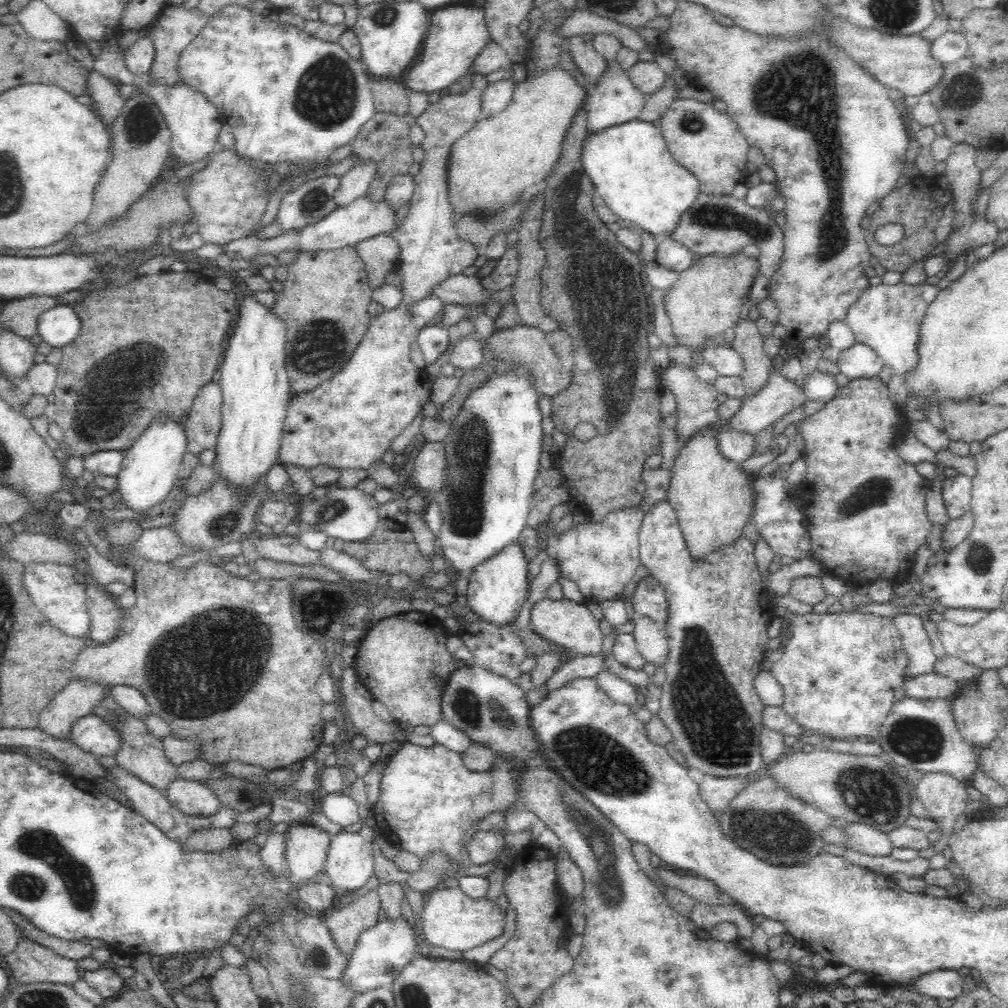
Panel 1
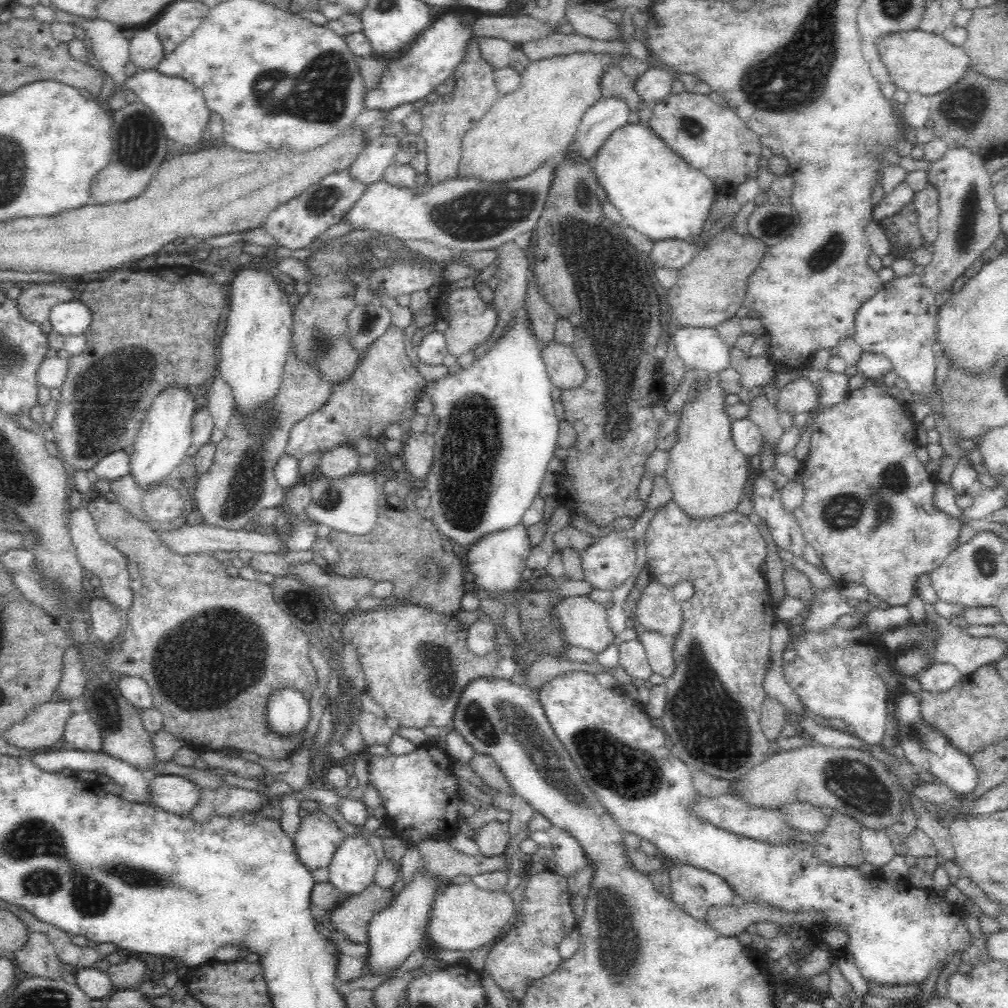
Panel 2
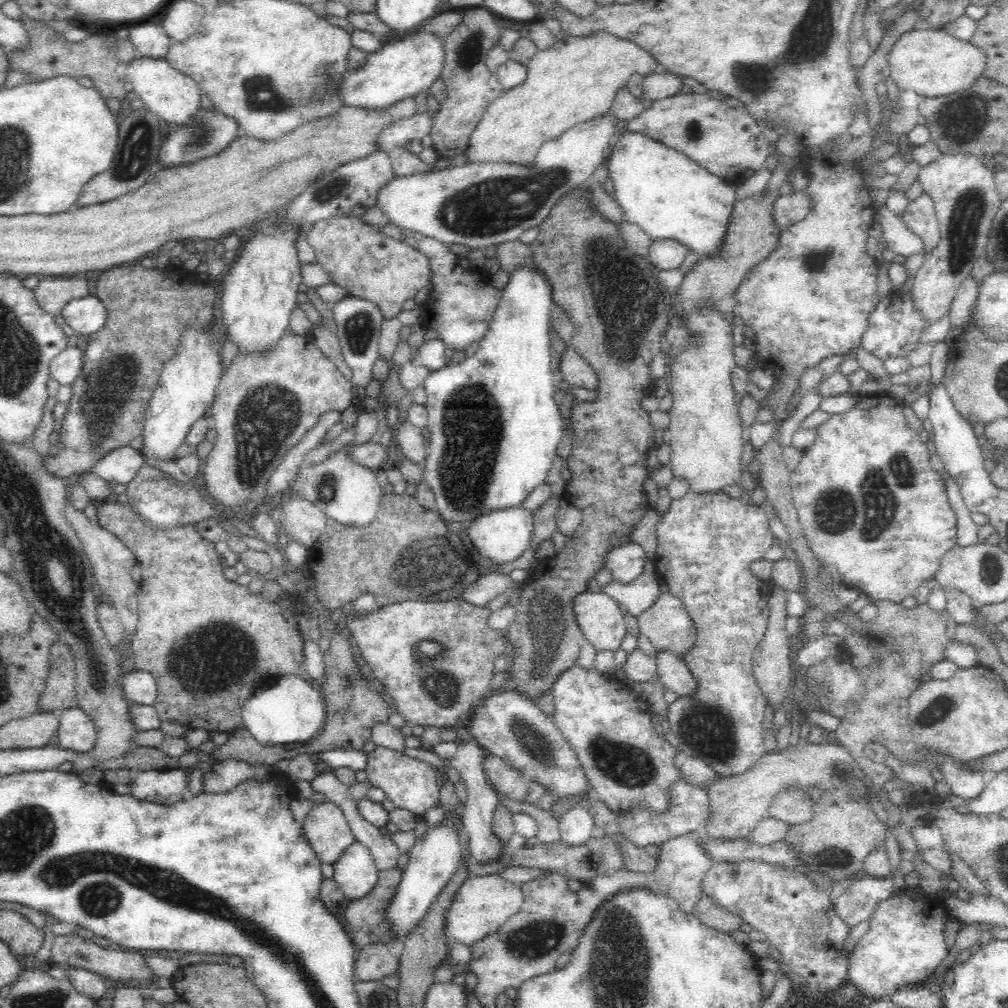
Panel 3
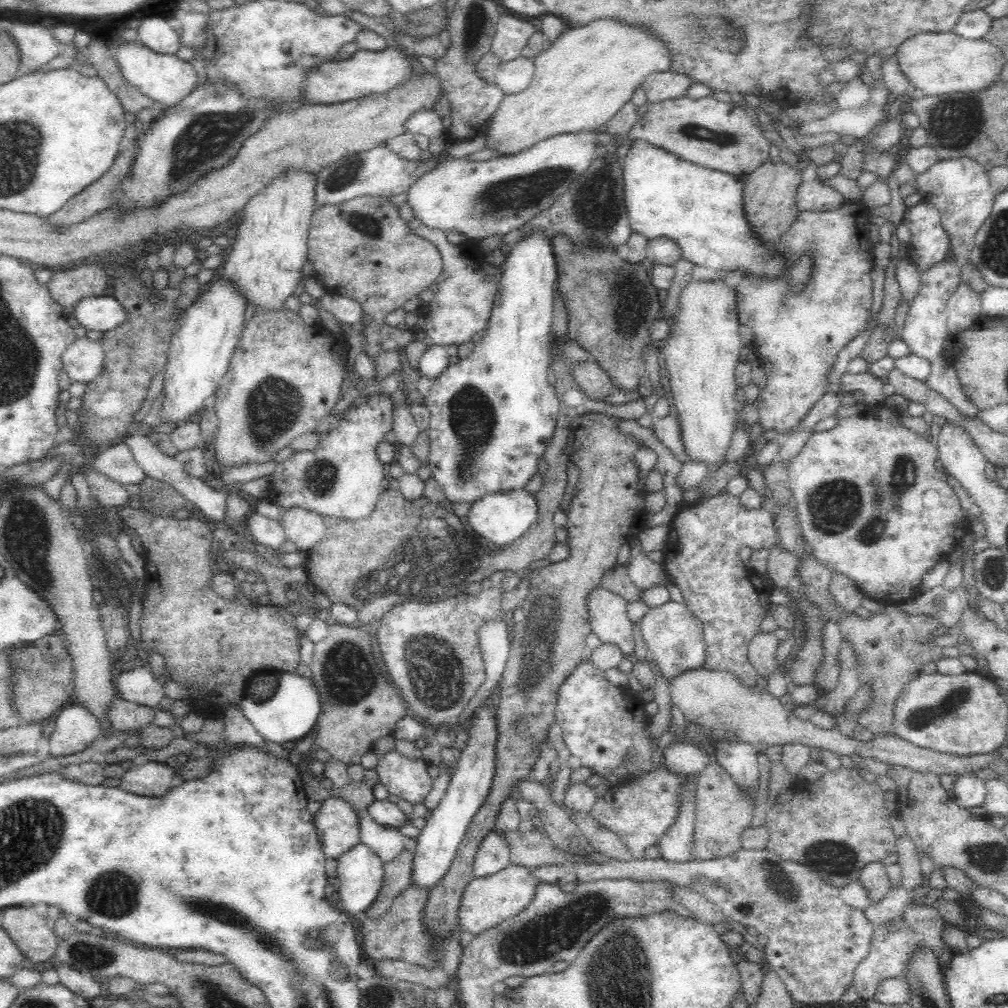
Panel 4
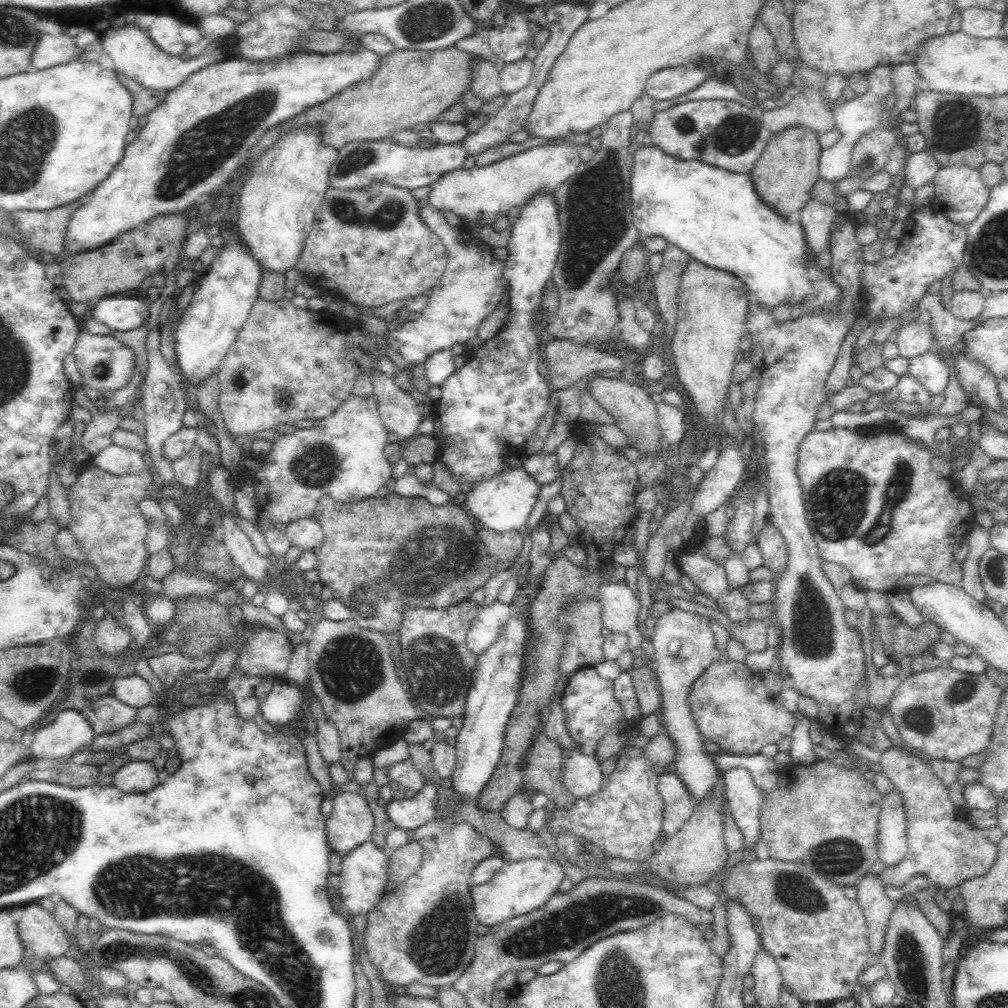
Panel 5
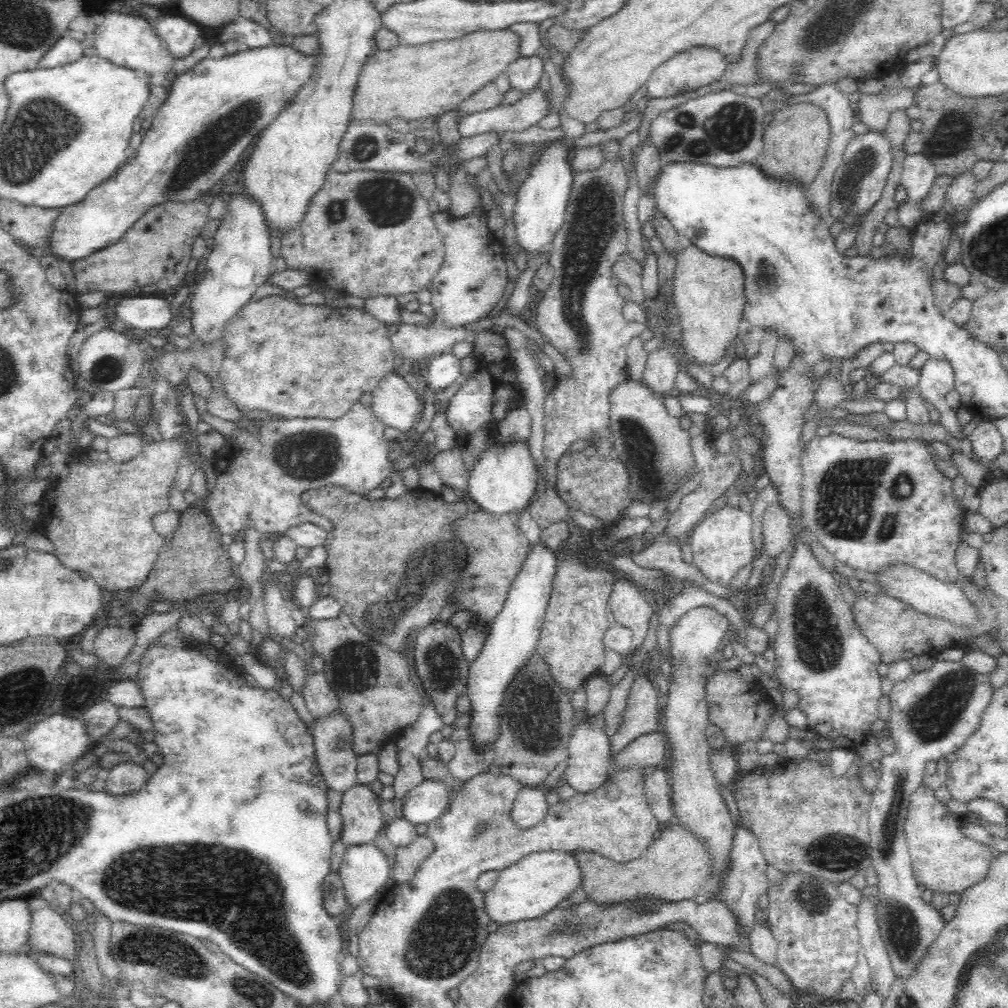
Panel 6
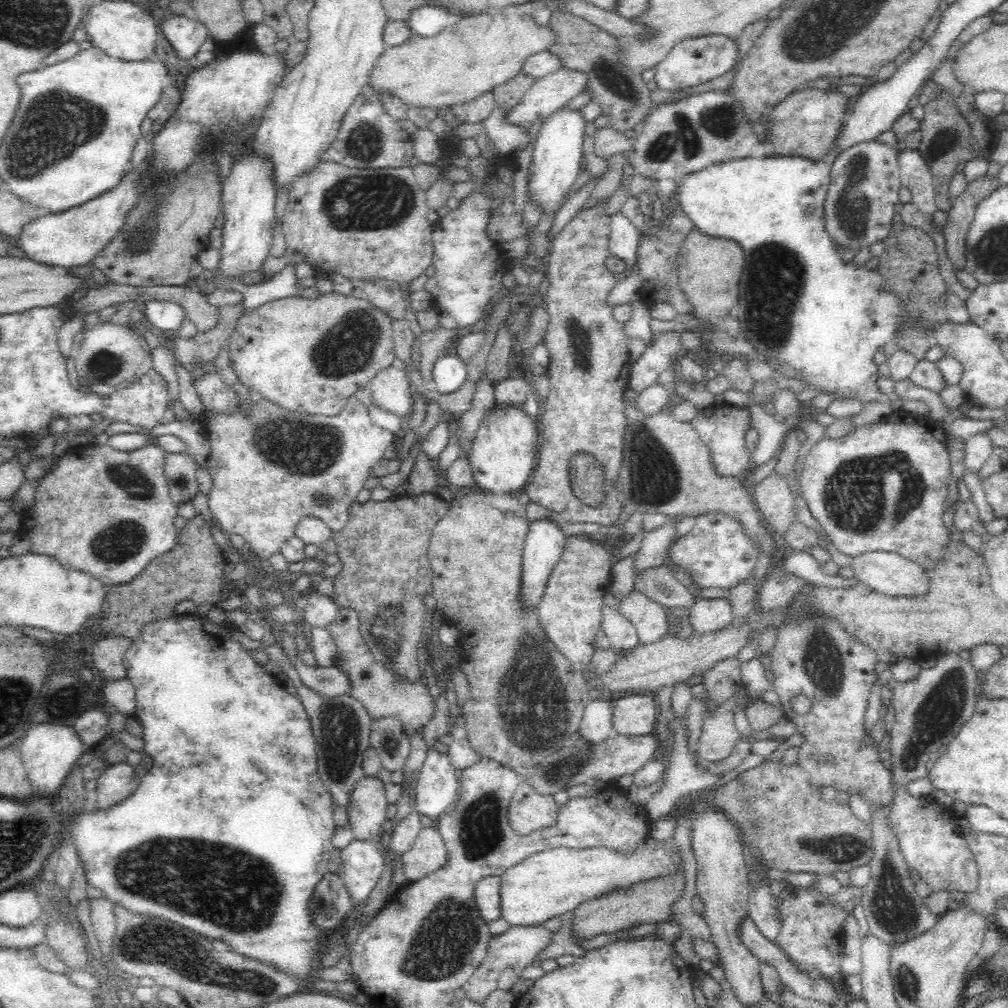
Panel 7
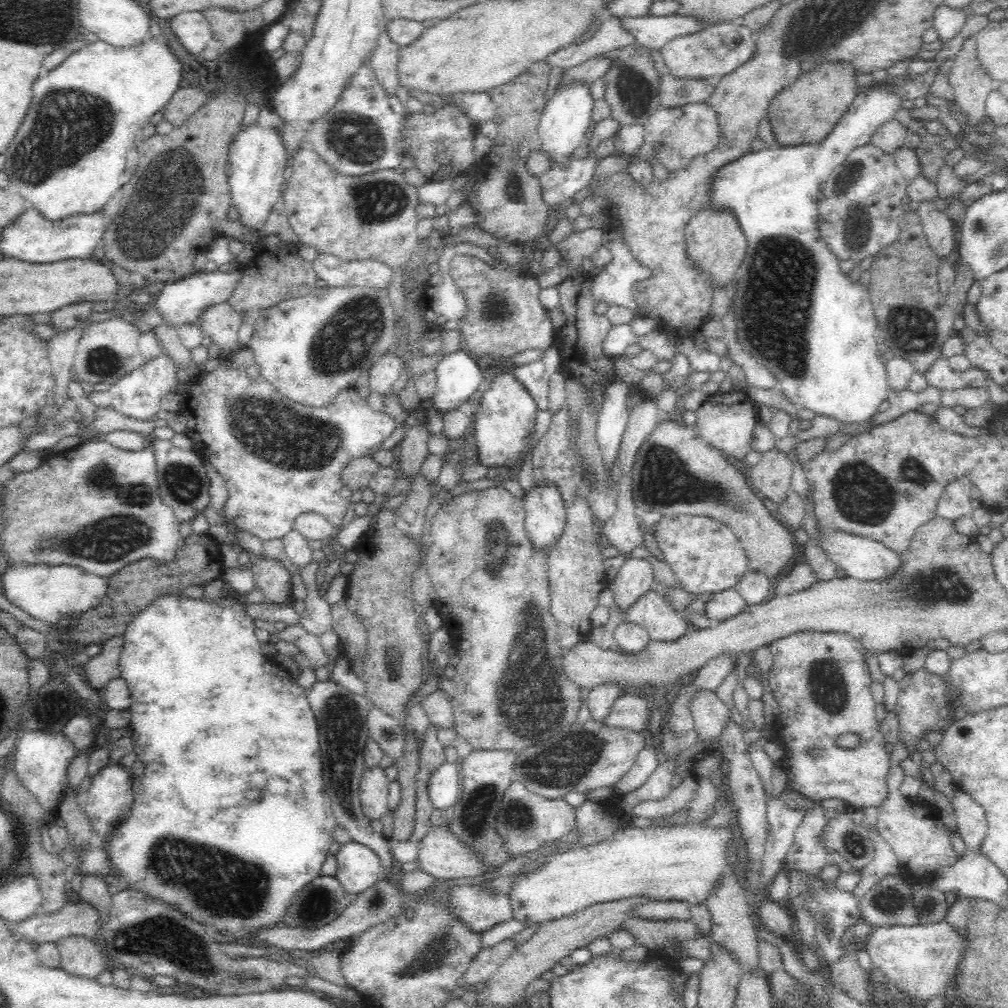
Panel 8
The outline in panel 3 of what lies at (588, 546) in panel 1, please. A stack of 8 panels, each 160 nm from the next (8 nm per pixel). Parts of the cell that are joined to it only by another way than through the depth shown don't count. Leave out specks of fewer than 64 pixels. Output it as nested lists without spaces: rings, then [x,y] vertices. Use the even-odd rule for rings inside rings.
[[[628,542],[609,552],[602,569],[611,573],[613,581],[628,584],[642,574],[646,560],[642,546]]]

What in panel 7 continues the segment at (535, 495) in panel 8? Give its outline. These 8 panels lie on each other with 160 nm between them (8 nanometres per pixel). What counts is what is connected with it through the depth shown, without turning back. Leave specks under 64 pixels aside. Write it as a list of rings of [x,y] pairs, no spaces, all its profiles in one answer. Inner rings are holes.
[[[554,518],[529,522],[523,549],[522,599],[526,605],[538,606],[546,580],[560,560],[567,535]]]

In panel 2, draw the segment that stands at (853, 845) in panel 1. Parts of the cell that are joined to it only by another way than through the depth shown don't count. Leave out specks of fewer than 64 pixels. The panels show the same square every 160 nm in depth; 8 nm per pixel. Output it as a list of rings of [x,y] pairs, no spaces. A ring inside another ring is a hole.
[[[863,827],[860,830],[860,844],[865,860],[877,868],[888,863],[896,855],[884,829]]]

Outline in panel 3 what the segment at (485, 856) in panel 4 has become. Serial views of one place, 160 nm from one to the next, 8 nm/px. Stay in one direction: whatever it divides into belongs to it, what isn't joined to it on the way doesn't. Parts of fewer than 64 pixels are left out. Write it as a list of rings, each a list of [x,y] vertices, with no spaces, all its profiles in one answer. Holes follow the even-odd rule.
[[[467,738],[457,741],[457,751],[455,757],[449,760],[449,764],[454,767],[462,781],[467,787],[467,802],[462,812],[462,830],[468,834],[468,841],[472,856],[480,864],[492,864],[496,862],[496,856],[504,850],[504,841],[500,841],[492,833],[492,824],[495,808],[499,805],[496,791],[488,784],[487,777],[482,770],[483,753],[480,745],[473,739]]]

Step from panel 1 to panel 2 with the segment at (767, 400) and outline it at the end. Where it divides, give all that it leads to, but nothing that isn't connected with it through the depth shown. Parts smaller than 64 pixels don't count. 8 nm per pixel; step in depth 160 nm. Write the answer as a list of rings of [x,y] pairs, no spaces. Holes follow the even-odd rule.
[[[799,376],[780,388],[773,405],[778,414],[786,411],[798,414],[808,413],[816,406],[816,402],[818,402],[818,389],[806,377]]]

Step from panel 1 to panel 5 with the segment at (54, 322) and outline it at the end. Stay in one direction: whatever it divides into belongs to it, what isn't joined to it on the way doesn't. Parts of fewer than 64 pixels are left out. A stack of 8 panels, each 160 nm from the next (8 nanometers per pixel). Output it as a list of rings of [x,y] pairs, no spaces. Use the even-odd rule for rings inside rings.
[[[109,296],[93,301],[91,312],[98,322],[106,324],[112,331],[132,331],[150,320],[151,303],[148,301]]]

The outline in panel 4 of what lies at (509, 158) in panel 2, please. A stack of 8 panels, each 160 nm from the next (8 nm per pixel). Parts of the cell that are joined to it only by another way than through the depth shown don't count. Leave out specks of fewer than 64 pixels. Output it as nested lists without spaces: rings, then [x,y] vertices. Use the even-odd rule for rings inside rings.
[[[600,18],[598,20],[593,20],[592,22],[581,26],[575,27],[570,31],[564,32],[558,40],[552,45],[545,47],[542,52],[540,52],[534,59],[535,63],[535,73],[533,74],[532,81],[530,85],[519,94],[506,95],[502,100],[502,103],[494,112],[489,129],[486,136],[486,147],[496,147],[503,154],[518,154],[527,150],[532,145],[538,144],[538,142],[546,140],[547,138],[553,137],[558,134],[578,134],[578,132],[593,132],[599,129],[603,129],[605,124],[628,102],[631,102],[633,95],[643,87],[645,79],[654,72],[666,72],[671,71],[673,66],[673,48],[669,46],[667,40],[663,40],[661,34],[657,34],[651,26],[645,26],[645,24],[631,24],[631,22],[625,22],[623,18]]]

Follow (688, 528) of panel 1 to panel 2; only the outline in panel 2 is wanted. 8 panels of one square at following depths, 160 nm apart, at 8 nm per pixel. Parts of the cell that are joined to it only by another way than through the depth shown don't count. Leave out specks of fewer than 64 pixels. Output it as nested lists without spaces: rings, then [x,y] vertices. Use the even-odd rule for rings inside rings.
[[[710,373],[710,379],[701,388],[699,395],[683,406],[682,417],[676,429],[677,441],[669,452],[669,461],[664,475],[672,489],[672,501],[694,520],[722,517],[725,514],[730,514],[730,511],[736,511],[750,485],[747,481],[748,475],[752,471],[750,458],[734,447],[734,441],[730,435],[732,420],[724,413],[725,395],[721,386],[718,385],[716,375]]]

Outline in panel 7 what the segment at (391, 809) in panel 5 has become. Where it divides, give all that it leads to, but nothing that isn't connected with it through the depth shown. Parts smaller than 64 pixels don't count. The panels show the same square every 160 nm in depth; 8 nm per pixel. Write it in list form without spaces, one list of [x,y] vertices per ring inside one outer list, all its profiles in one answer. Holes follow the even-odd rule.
[[[429,749],[416,776],[413,808],[433,822],[456,802],[460,771],[452,766],[448,754]]]

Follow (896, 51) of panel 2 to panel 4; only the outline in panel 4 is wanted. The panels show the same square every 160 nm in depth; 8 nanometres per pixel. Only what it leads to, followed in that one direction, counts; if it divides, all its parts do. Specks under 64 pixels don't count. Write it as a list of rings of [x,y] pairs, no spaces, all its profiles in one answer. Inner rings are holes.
[[[950,31],[946,33],[921,33],[915,35],[901,45],[896,61],[899,63],[901,70],[907,74],[912,88],[921,89],[925,96],[987,90],[1000,81],[1000,74],[1006,67],[1004,52],[992,42],[982,39],[972,40],[964,38]]]

